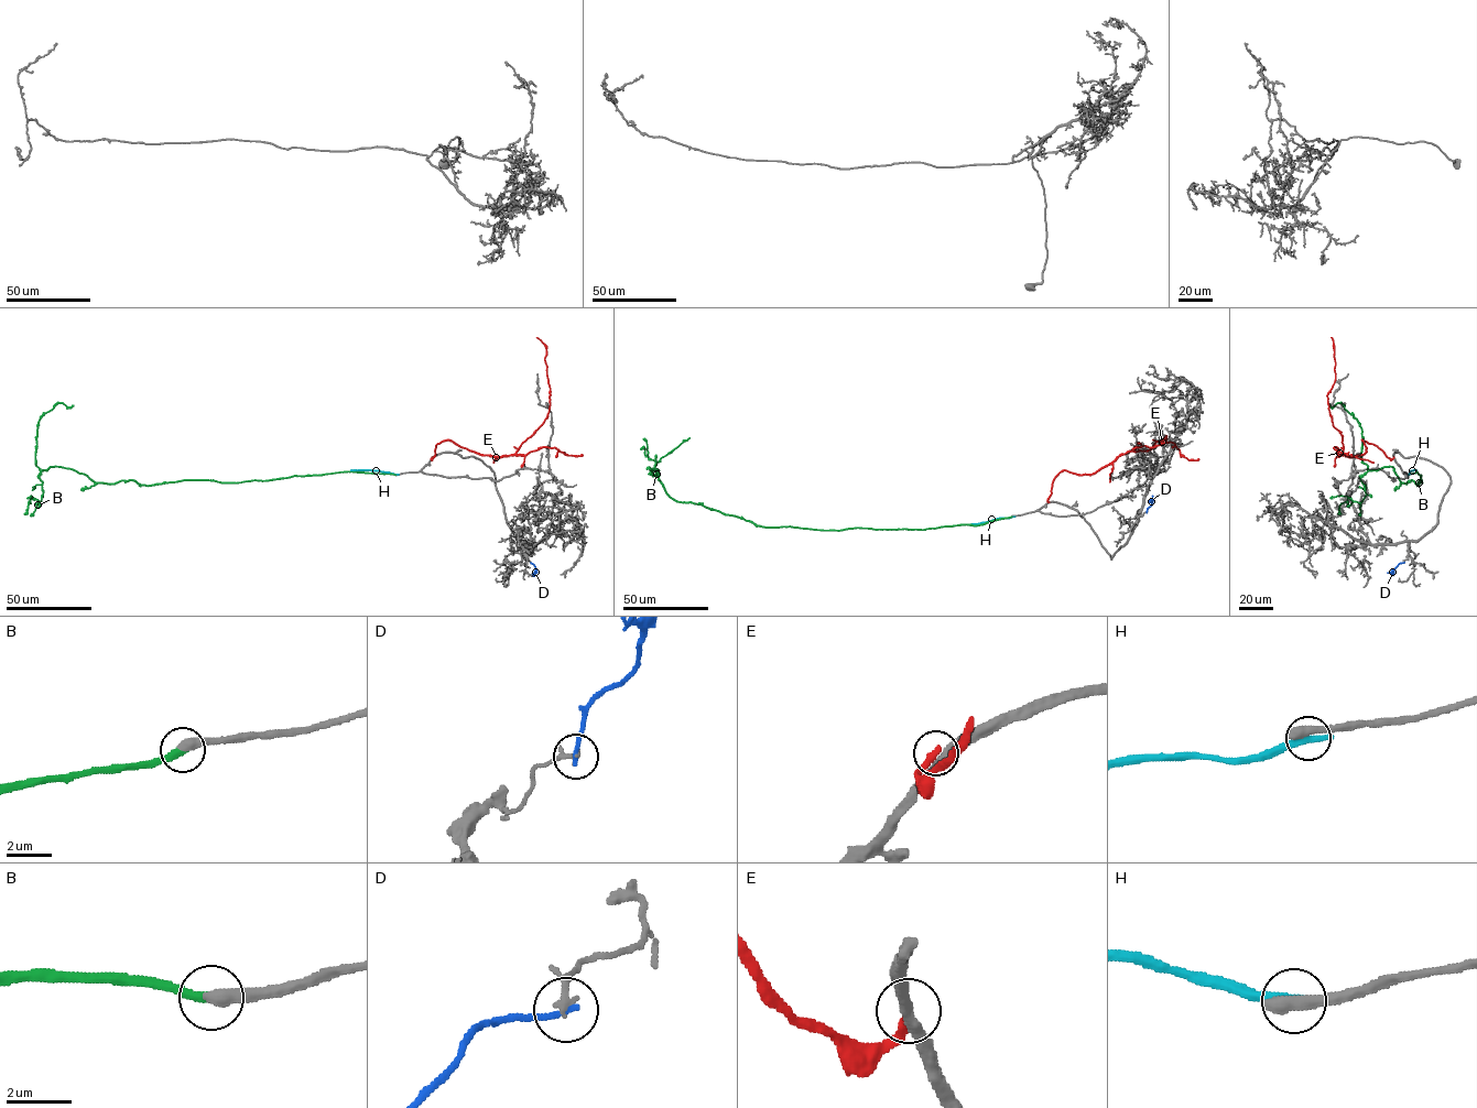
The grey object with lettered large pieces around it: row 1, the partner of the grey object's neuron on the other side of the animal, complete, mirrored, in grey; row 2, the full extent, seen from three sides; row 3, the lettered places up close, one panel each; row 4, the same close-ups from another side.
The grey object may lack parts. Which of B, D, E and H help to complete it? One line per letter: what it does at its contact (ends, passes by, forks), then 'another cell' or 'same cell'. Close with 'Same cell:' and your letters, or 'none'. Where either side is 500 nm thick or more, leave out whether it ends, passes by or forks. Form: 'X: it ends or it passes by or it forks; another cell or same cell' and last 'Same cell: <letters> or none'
B: it ends; same cell
D: it ends; another cell
E: it ends; another cell
H: another cell
Same cell: B

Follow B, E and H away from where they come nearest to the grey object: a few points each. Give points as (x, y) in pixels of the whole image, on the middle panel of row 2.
B: (1011, 517), (977, 525), (923, 530), (756, 525), (699, 504), (675, 501), (653, 476), (656, 463), (690, 437)
E: (1049, 502), (1053, 479), (1060, 473), (1094, 474), (1120, 456), (1148, 451), (1166, 436), (1163, 444), (1152, 440)
H: (1012, 517), (967, 524)

